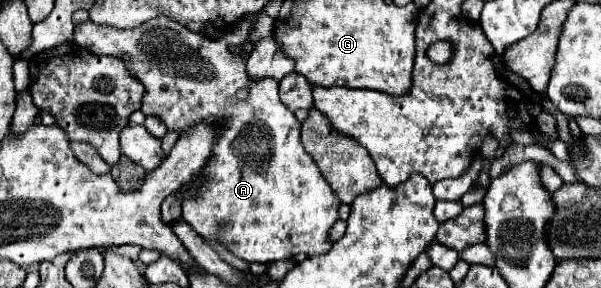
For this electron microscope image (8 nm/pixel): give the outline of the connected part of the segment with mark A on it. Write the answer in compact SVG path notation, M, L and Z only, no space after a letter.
M155 16L153 20L127 30L85 20L75 24L73 42L93 54L121 58L133 78L145 86L141 112L163 120L167 130L183 134L199 120L219 126L209 162L201 170L201 180L195 180L197 194L183 202L183 220L205 240L215 240L237 258L261 264L317 256L331 250L333 244L329 240L329 230L339 218L337 208L341 202L321 176L313 158L305 152L299 140L301 122L279 100L277 80L251 80L243 54L231 52L223 40L211 40L199 32L189 32L189 28L177 24L177 20L167 20L167 16Z

